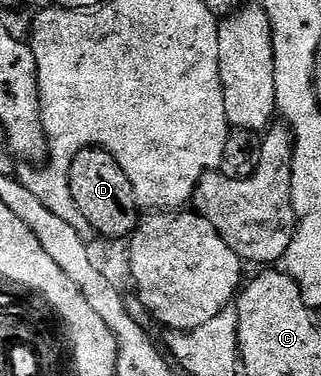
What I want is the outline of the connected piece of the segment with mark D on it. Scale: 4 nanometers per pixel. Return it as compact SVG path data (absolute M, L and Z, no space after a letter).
M94 148L79 152L70 170L70 188L74 203L102 239L128 238L137 229L137 193L133 190L127 172L106 150Z

